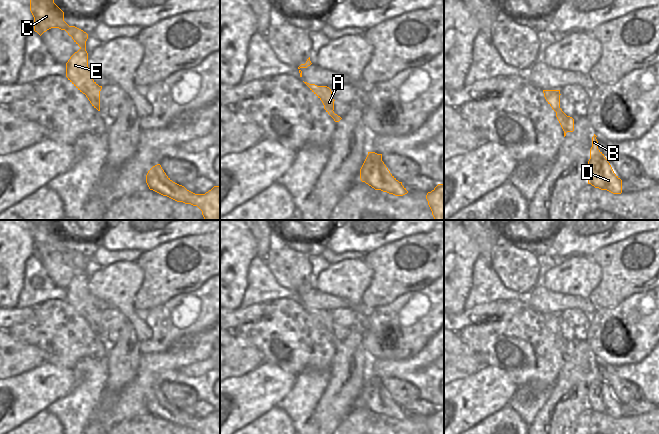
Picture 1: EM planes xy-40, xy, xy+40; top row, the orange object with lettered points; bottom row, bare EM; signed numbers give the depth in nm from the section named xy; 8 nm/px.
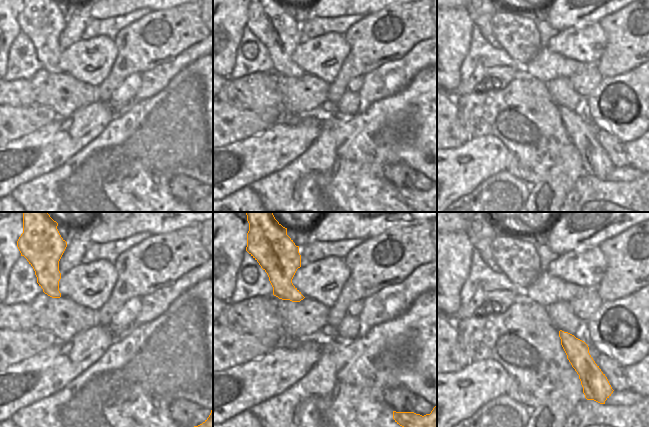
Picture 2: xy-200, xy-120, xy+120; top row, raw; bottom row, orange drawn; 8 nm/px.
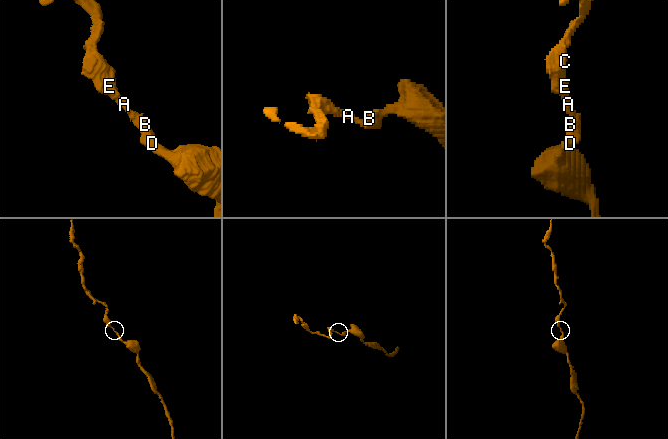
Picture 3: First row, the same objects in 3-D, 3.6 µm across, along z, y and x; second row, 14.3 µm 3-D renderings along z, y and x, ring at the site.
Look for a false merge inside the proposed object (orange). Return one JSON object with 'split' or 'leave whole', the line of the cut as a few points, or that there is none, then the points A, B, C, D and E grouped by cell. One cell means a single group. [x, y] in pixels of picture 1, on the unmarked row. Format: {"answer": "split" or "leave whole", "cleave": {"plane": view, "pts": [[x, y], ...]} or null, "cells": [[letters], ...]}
{"answer": "leave whole", "cleave": null, "cells": [["A", "B", "C", "D", "E"]]}

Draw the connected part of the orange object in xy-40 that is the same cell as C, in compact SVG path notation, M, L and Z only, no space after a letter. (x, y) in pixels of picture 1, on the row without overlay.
M28 220L30 235L34 241L34 255L40 260L51 252L65 254L80 271L66 287L66 301L83 318L94 332L100 335L99 310L92 303L92 295L88 291L86 265L88 258L83 254L69 250L64 245L64 236L54 227L52 220Z

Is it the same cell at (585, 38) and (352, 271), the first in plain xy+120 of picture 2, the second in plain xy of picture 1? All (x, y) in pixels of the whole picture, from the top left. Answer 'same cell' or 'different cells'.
same cell

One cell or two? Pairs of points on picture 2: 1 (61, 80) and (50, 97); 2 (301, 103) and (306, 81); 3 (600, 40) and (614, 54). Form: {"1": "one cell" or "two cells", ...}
{"1": "one cell", "2": "one cell", "3": "two cells"}

